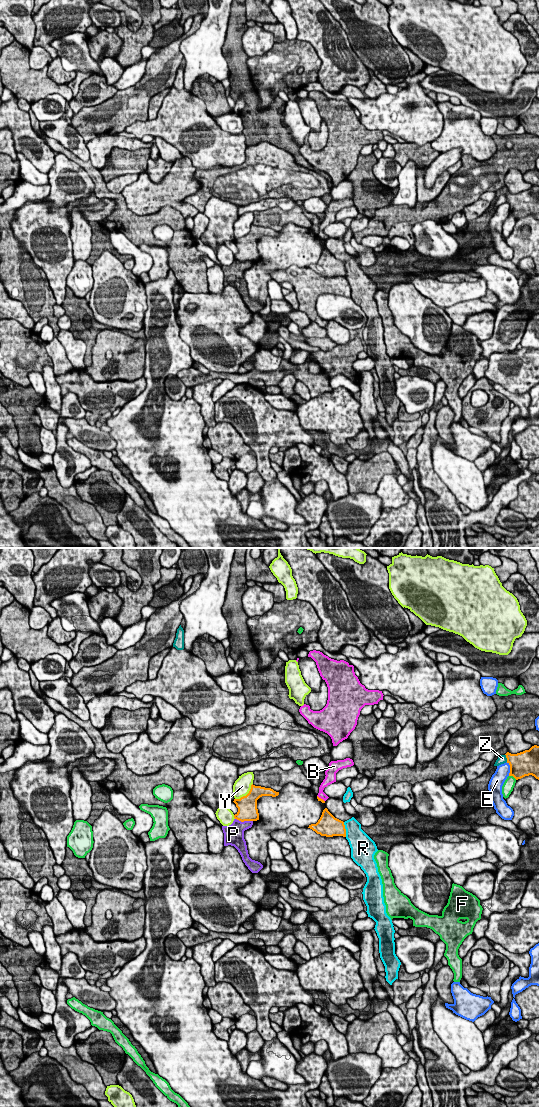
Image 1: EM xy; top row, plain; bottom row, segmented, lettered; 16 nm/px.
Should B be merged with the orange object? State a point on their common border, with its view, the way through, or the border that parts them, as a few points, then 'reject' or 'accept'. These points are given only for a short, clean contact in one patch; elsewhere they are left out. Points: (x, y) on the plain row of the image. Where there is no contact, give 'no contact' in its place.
contact xy (320, 238); border xy (317, 235), (324, 241); reject

